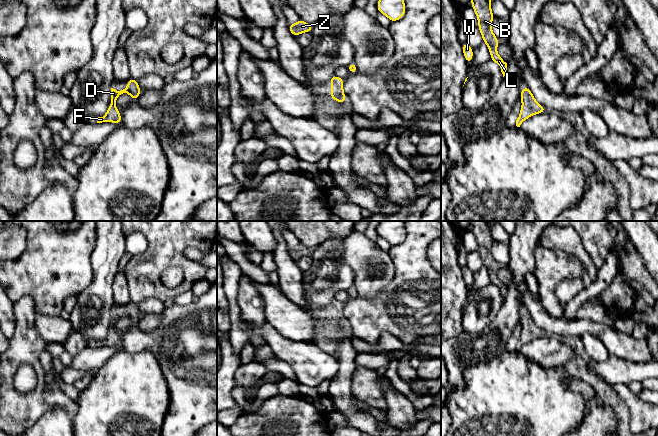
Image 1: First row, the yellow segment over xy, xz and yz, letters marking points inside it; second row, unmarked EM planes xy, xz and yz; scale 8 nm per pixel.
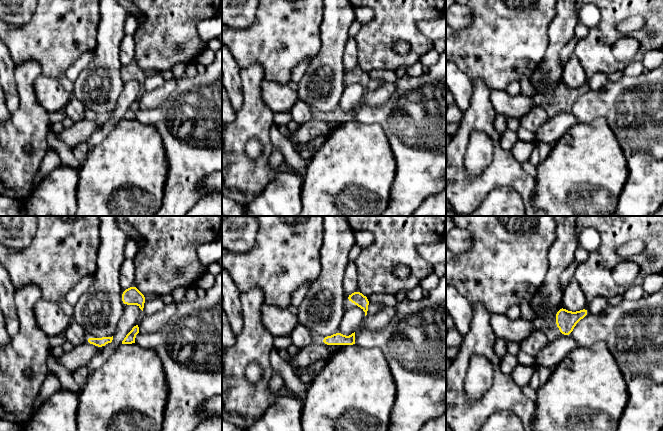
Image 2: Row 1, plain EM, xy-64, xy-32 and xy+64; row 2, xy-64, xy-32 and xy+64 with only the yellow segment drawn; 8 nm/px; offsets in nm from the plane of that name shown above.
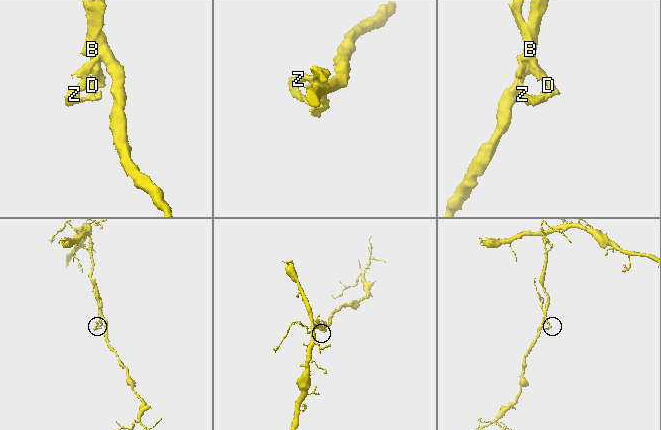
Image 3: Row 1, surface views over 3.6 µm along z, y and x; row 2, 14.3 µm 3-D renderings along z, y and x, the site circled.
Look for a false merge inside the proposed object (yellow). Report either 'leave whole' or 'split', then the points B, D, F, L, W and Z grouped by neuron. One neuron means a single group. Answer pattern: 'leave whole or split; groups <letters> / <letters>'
leave whole; groups B D F L W Z

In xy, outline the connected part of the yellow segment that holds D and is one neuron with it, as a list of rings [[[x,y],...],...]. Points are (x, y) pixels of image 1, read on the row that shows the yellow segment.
[[[130,77],[127,80],[127,83],[128,83],[127,87],[121,91],[117,91],[111,88],[110,106],[103,117],[98,117],[97,123],[111,122],[111,123],[118,123],[119,125],[122,125],[121,113],[116,108],[116,99],[123,93],[129,93],[132,100],[135,101],[141,95],[140,86],[137,80]]]

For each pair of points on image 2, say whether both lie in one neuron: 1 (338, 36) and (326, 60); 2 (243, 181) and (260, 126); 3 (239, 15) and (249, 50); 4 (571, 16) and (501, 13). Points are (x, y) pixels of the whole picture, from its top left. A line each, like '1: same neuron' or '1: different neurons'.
1: same neuron
2: same neuron
3: different neurons
4: different neurons

